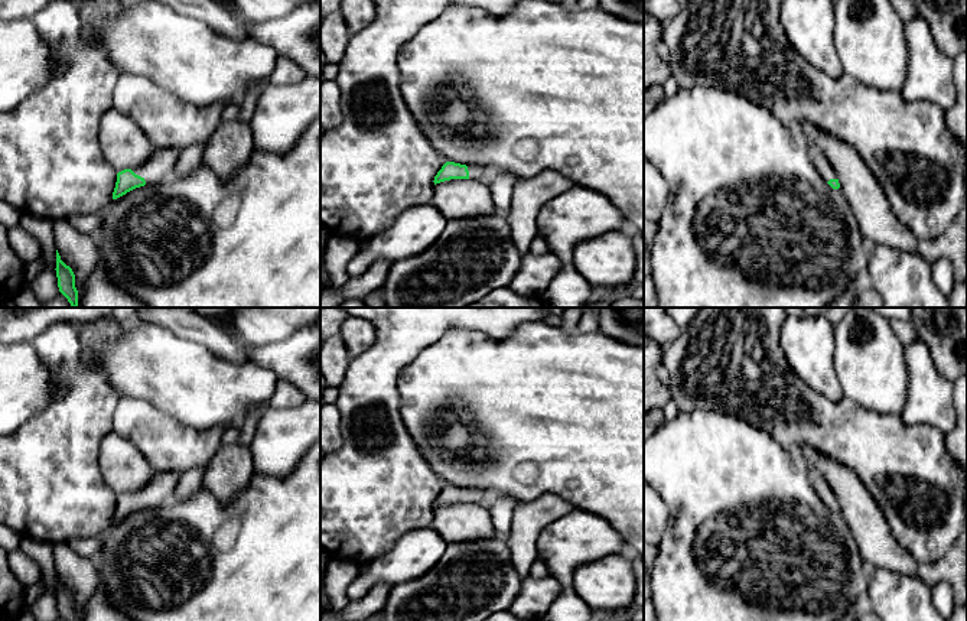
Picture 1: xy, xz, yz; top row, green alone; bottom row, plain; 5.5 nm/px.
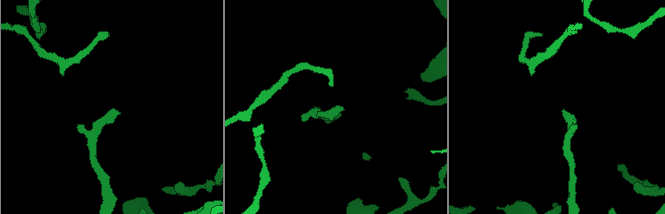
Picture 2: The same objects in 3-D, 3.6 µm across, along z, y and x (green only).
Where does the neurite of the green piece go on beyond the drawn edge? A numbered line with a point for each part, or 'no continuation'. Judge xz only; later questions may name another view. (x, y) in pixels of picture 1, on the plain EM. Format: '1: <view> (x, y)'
1: xz (477, 496)

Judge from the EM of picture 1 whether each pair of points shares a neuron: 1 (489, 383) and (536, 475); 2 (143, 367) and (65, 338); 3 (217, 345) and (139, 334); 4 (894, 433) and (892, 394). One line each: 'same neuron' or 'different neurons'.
1: same neuron
2: different neurons
3: different neurons
4: different neurons

